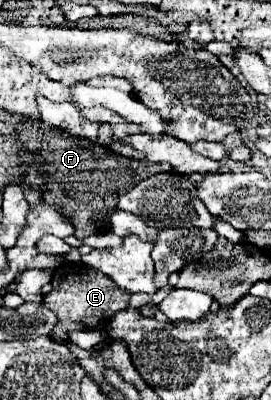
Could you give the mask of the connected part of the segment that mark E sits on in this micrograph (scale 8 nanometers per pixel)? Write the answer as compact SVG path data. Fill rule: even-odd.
M63 262L63 266L59 266L51 278L51 286L53 290L43 298L43 304L53 310L59 318L59 324L53 330L53 338L63 342L67 340L67 330L75 328L75 330L85 330L85 328L107 328L113 314L123 310L131 298L131 294L127 294L125 290L121 290L119 286L115 286L115 282L111 282L111 278L107 278L105 274L101 274L99 270L91 268L91 266L83 266L79 264L71 264L71 262Z

